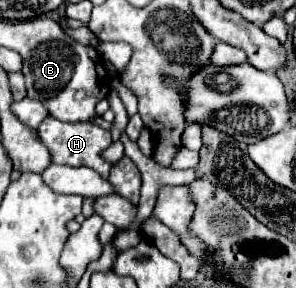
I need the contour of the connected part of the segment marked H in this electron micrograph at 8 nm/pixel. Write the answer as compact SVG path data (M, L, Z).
M46 116L42 120L42 126L38 126L38 136L42 144L50 150L52 164L66 164L66 166L88 166L102 174L102 178L108 178L112 162L104 160L102 152L112 144L110 132L104 128L98 128L88 122L60 122L52 116Z

